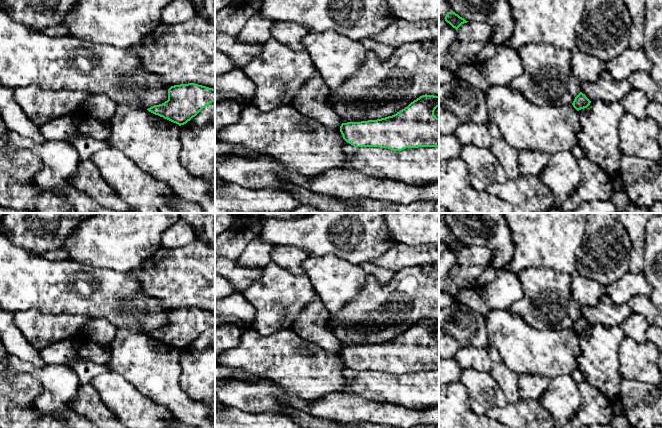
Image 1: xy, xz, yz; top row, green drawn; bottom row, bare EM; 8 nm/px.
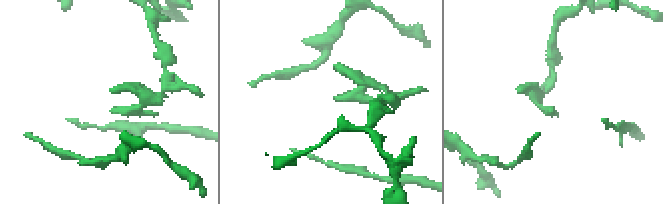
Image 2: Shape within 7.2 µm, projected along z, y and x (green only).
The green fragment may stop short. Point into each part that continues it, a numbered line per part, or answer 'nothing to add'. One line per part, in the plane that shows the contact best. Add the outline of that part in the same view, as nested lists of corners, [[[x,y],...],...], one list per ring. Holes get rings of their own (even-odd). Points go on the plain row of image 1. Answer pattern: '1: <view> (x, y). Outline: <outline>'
nothing to add

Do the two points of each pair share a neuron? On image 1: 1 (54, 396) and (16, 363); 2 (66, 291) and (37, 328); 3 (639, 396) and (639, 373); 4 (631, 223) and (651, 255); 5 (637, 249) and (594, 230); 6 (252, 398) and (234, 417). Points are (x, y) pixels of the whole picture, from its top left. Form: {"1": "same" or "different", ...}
{"1": "same", "2": "different", "3": "different", "4": "different", "5": "different", "6": "different"}

